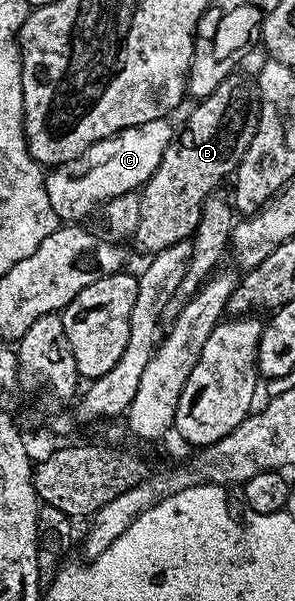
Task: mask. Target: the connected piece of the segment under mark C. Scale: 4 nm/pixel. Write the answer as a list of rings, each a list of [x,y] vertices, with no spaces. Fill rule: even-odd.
[[[169,117],[148,120],[148,124],[136,124],[132,128],[124,128],[111,138],[92,144],[84,155],[86,171],[79,178],[74,178],[73,169],[58,168],[46,174],[46,191],[48,204],[52,204],[52,212],[66,224],[78,224],[85,214],[99,209],[100,204],[108,203],[114,197],[135,193],[146,185],[154,175],[164,152],[176,137],[176,126],[170,123]]]

